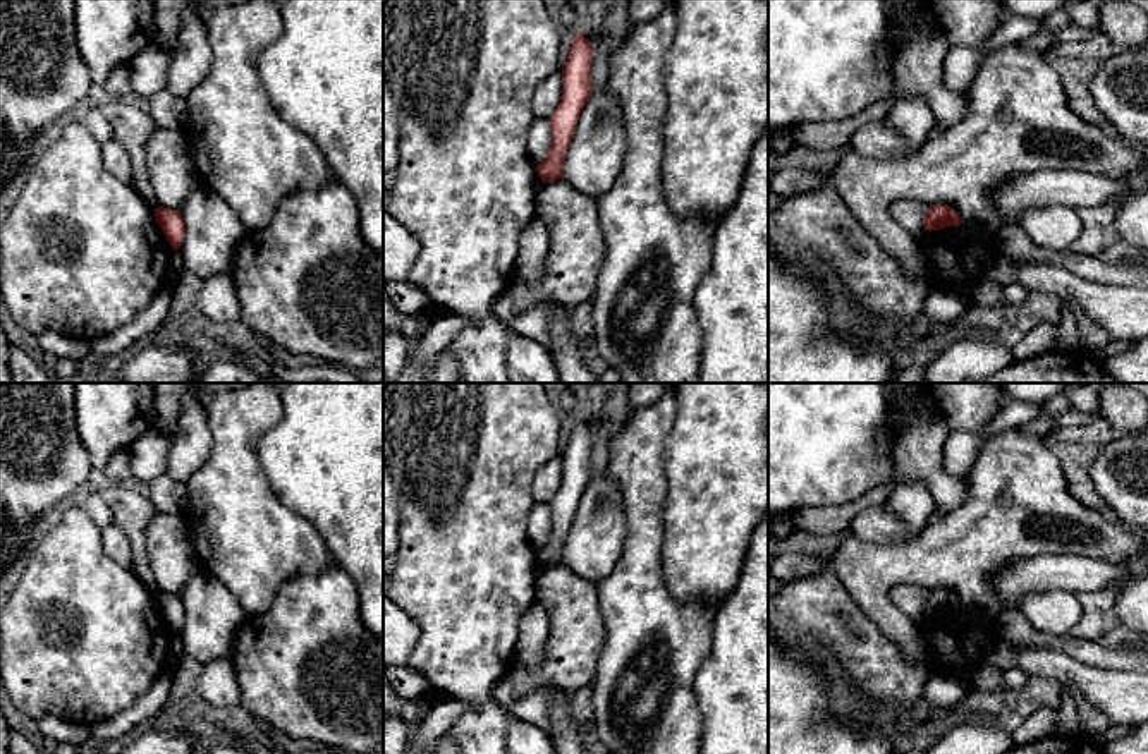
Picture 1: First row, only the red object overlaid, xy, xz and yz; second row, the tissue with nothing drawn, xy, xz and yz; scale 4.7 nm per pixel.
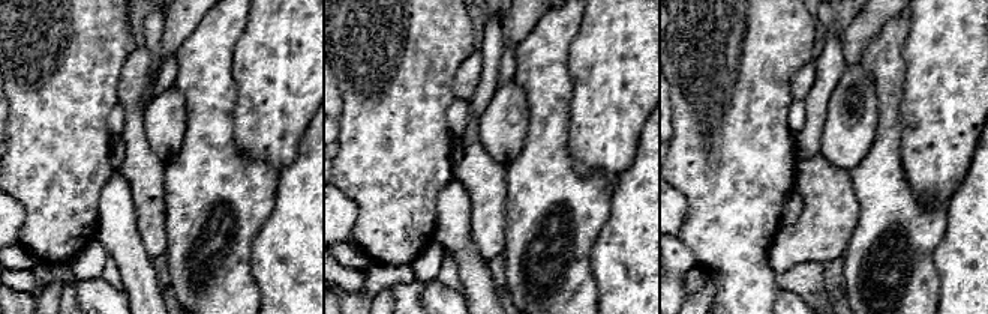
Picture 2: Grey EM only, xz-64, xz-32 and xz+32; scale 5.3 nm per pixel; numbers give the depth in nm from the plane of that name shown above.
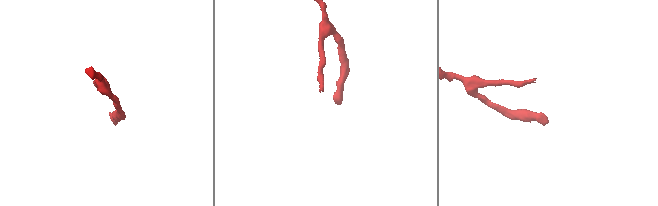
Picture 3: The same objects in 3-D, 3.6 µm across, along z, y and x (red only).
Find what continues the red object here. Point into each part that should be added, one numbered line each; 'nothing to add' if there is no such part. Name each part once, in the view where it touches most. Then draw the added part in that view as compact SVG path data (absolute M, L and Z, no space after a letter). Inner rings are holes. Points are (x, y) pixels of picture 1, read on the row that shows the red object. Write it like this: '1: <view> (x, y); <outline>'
nothing to add

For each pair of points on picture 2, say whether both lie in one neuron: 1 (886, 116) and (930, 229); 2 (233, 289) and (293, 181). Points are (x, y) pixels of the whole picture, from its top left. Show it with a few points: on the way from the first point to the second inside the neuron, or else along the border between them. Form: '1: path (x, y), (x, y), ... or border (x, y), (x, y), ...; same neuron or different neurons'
1: path (886, 144), (886, 185), (901, 200); same neuron
2: border (264, 224), (251, 250), (251, 274), (260, 292); different neurons

